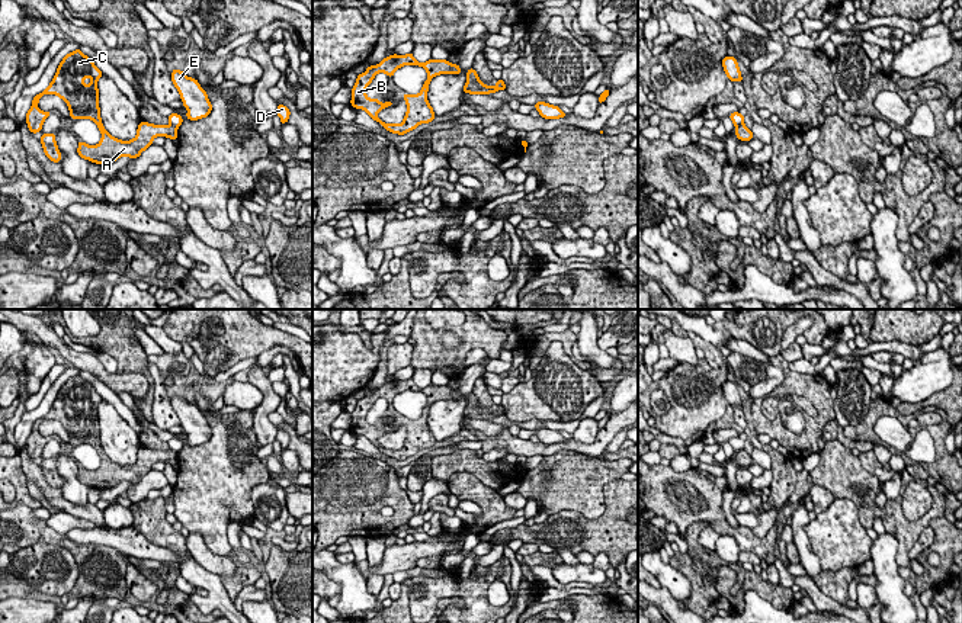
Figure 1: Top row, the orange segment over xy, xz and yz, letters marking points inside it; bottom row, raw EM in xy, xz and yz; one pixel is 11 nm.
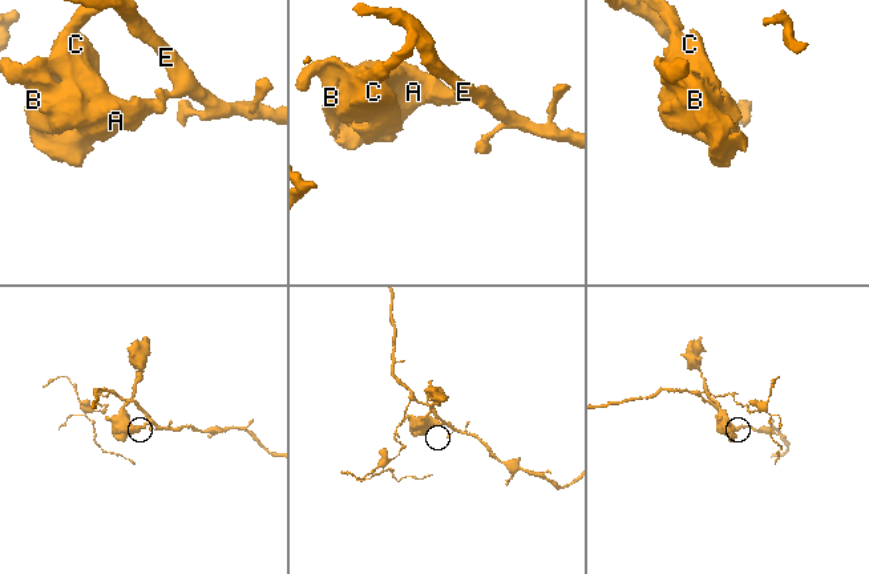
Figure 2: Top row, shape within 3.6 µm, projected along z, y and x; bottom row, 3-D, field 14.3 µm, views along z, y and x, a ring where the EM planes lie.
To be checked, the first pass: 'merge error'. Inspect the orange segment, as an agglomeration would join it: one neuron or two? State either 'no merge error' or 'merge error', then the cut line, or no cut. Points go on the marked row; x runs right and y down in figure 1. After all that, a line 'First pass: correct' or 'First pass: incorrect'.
merge error | yz (743, 124), (736, 128)
First pass: correct

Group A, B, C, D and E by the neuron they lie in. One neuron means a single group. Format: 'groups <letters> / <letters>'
groups A B C / D E

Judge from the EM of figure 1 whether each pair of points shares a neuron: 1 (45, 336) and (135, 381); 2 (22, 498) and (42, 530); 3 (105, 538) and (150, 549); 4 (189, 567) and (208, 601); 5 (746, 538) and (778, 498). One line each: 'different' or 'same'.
1: same
2: different
3: same
4: same
5: different

